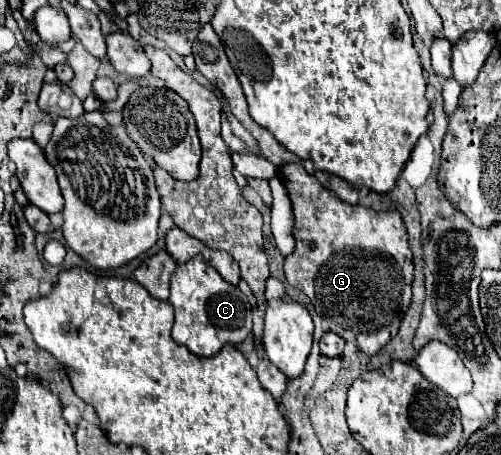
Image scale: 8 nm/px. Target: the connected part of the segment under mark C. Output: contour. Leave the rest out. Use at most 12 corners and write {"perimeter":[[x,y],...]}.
{"perimeter":[[199,254],[175,268],[173,340],[215,356],[251,304]]}

